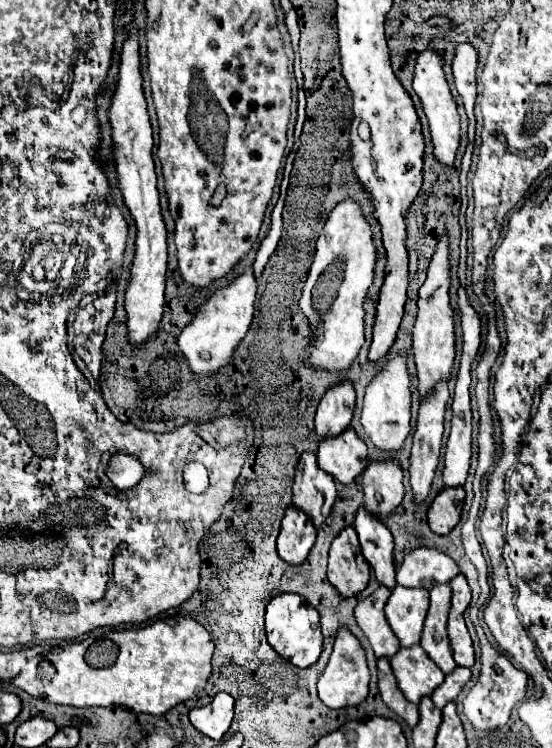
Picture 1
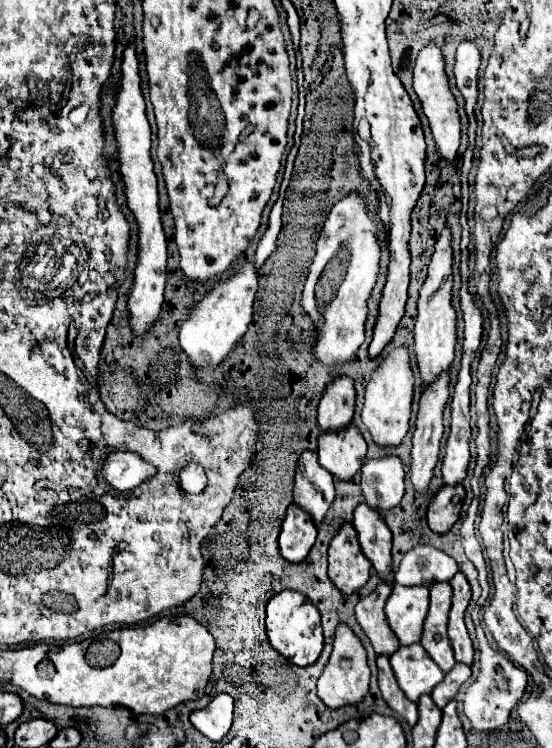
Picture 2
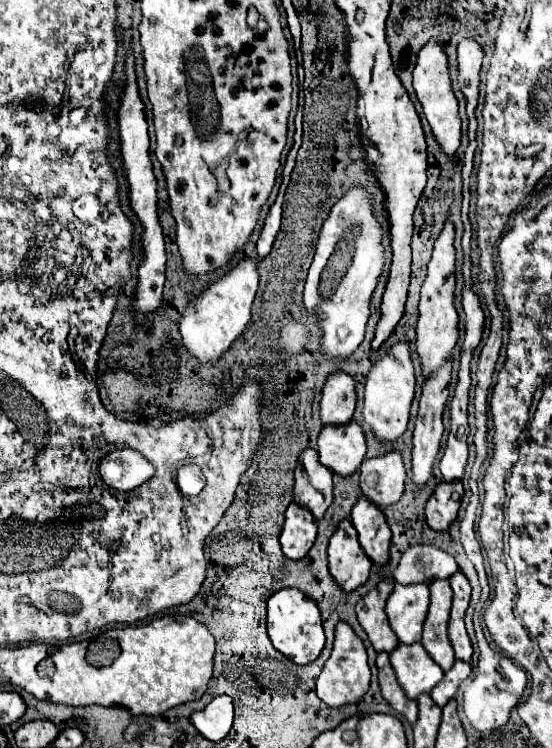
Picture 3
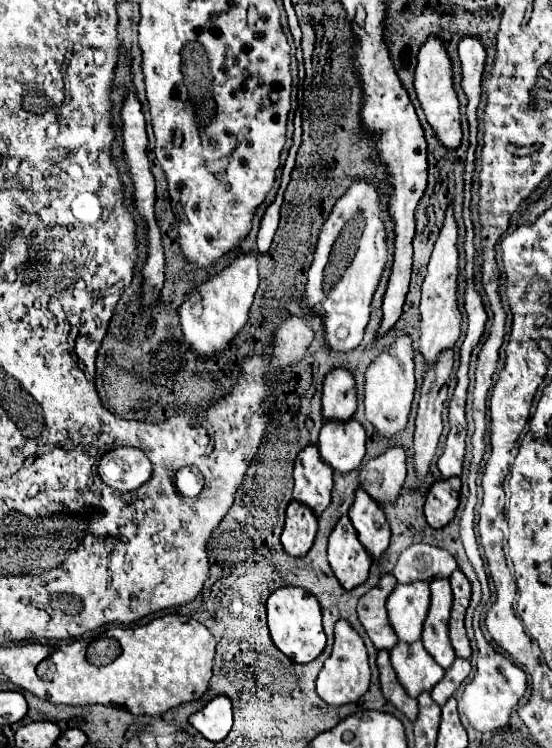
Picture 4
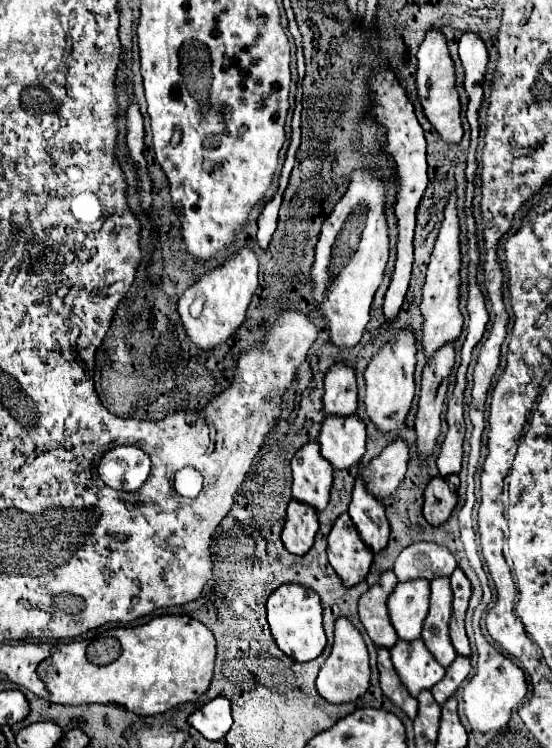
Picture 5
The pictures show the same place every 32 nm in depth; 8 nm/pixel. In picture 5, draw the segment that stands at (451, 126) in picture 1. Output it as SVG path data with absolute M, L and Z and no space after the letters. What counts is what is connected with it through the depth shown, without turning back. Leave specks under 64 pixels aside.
M432 30L426 34L424 42L420 44L420 50L416 54L418 58L418 70L416 70L416 88L418 88L418 100L424 108L426 118L436 128L440 138L446 144L460 144L462 140L462 122L460 122L460 100L456 92L456 76L454 76L454 64L446 46L446 38Z

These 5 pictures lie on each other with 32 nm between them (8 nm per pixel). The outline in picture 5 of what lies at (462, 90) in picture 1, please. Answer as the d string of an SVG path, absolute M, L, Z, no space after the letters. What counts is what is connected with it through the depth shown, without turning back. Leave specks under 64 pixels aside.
M462 34L458 42L460 60L464 66L464 90L468 94L468 122L472 130L472 146L476 146L478 138L478 108L482 102L482 80L488 64L488 50L484 42L476 34Z

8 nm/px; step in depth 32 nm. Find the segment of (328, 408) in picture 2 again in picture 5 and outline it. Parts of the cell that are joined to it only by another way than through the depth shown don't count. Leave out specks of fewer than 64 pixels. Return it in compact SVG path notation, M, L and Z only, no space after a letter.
M334 364L324 380L324 412L328 416L352 416L356 412L358 390L354 370L346 364Z

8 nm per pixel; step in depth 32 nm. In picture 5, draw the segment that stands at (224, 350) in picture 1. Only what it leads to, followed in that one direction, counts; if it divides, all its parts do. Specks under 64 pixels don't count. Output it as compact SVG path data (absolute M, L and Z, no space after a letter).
M242 248L238 254L232 254L228 262L220 268L206 272L192 288L188 288L180 302L178 314L182 318L186 336L196 348L210 352L224 344L234 332L246 322L246 310L258 288L258 258L250 248Z

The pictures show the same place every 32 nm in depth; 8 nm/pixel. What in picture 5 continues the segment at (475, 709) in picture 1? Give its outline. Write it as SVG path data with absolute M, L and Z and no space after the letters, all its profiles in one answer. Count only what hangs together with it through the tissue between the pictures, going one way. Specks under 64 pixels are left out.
M474 612L474 636L476 636L476 648L478 648L478 664L476 664L476 674L464 686L462 698L464 698L464 714L470 722L470 726L478 732L490 732L490 730L500 730L508 724L512 710L522 702L526 696L526 676L524 672L504 654L494 650L486 638L480 632L480 616L482 612Z

